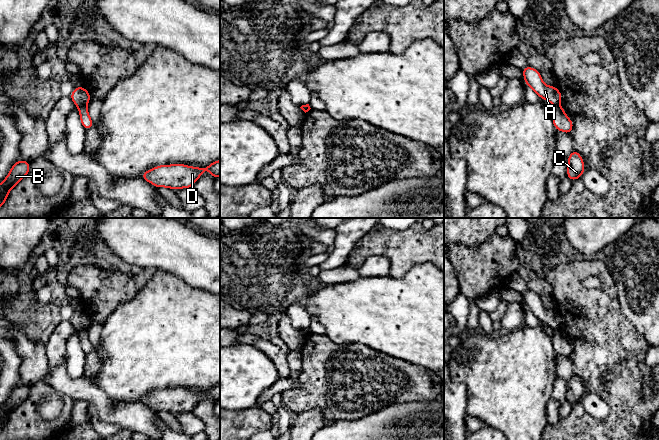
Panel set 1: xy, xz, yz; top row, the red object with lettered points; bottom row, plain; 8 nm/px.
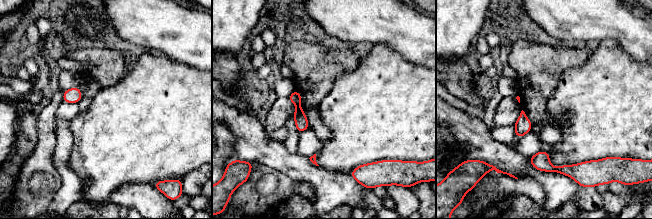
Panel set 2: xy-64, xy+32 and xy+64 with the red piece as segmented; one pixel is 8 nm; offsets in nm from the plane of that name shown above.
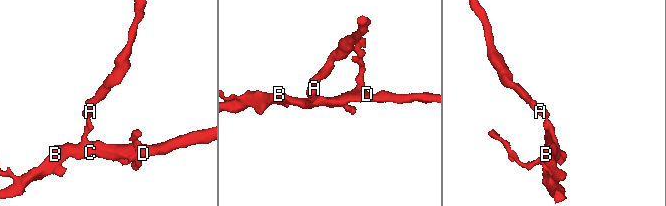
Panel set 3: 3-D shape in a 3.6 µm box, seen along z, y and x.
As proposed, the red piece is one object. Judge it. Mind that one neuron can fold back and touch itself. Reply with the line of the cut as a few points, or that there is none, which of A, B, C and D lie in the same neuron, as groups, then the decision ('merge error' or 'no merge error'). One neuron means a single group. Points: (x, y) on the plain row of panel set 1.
xy (85, 328), (78, 331) | A / B C D | merge error

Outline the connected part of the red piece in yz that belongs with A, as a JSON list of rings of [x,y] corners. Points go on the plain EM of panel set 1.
[[[527,290],[521,293],[521,295],[527,310],[529,310],[540,322],[553,329],[560,329],[562,322],[561,316],[555,310],[545,309],[538,294]]]

